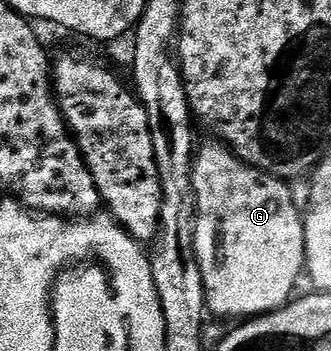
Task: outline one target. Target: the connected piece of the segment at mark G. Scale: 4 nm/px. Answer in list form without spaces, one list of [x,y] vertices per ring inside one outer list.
[[[208,141],[204,148],[195,152],[192,160],[192,188],[196,194],[196,232],[192,238],[192,248],[196,254],[198,269],[204,282],[204,292],[208,302],[207,310],[212,311],[220,319],[236,319],[232,321],[247,321],[257,315],[268,315],[272,311],[278,311],[287,305],[293,298],[292,290],[296,287],[300,275],[305,274],[306,260],[304,257],[304,220],[302,218],[301,208],[296,208],[296,199],[292,196],[292,191],[287,182],[282,179],[275,179],[272,175],[263,175],[258,169],[248,167],[243,161],[228,150],[218,141]]]

